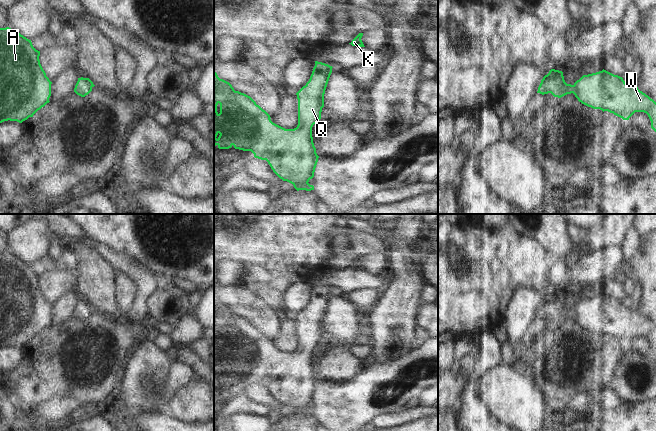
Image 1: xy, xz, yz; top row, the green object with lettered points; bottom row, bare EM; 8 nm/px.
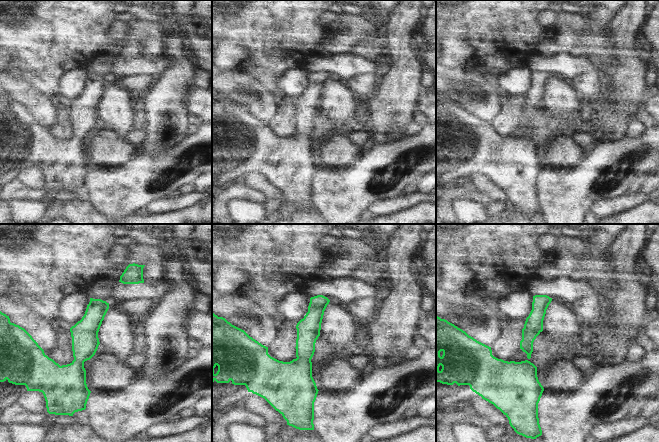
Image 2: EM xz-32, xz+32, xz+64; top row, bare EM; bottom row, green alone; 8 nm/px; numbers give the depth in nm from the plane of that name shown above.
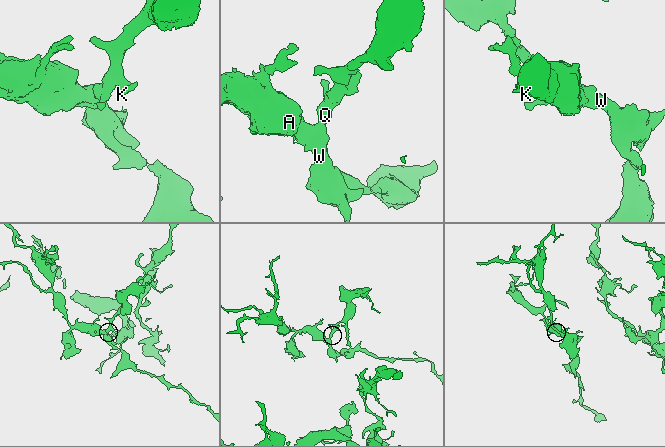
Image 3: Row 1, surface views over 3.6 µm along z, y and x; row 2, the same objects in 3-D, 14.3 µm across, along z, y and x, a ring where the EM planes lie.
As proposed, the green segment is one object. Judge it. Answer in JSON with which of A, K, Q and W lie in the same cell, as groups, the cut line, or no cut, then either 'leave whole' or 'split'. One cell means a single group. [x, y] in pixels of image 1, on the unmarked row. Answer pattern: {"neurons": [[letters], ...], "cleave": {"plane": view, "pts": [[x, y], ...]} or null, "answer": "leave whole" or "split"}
{"neurons": [["A", "K", "Q", "W"]], "cleave": null, "answer": "leave whole"}

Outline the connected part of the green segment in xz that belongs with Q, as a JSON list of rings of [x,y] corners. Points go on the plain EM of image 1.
[[[315,285],[309,305],[296,317],[298,323],[298,349],[294,353],[285,353],[273,347],[270,339],[257,329],[250,320],[235,315],[229,306],[220,303],[214,295],[214,371],[217,369],[219,373],[229,373],[233,370],[235,373],[251,375],[255,382],[266,384],[273,396],[283,405],[291,407],[297,415],[314,414],[314,410],[308,406],[314,401],[319,380],[313,367],[312,351],[319,347],[321,343],[324,318],[332,292],[328,288]]]

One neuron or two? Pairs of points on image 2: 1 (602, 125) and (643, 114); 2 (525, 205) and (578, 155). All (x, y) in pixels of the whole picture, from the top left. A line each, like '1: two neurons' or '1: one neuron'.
1: two neurons
2: two neurons

